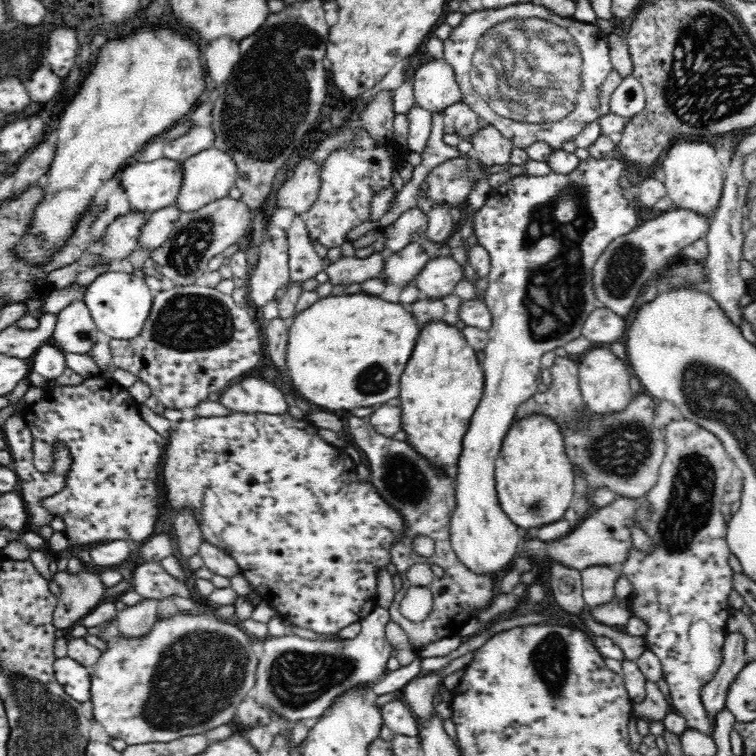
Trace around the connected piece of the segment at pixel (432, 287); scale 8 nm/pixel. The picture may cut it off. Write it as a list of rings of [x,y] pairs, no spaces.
[[[450,255],[431,258],[415,276],[420,297],[432,299],[452,293],[463,279],[464,266]]]

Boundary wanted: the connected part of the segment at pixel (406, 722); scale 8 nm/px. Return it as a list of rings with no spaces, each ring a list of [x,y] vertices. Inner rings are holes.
[[[394,699],[380,706],[380,709],[382,709],[382,717],[384,717],[384,724],[388,730],[393,730],[398,735],[419,738],[419,719],[404,702]]]

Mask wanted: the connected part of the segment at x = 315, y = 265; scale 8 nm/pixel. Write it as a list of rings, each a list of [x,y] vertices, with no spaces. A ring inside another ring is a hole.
[[[296,215],[296,218],[291,223],[291,226],[286,230],[289,244],[289,281],[276,294],[273,300],[280,303],[282,298],[286,296],[288,288],[292,284],[300,284],[308,278],[314,278],[318,272],[325,271],[332,260],[329,257],[322,257],[312,245],[310,235],[306,229],[306,224],[301,215]]]

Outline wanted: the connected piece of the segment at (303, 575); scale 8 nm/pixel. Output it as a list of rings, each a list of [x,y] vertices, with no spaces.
[[[236,412],[227,417],[199,417],[194,420],[183,420],[174,425],[172,434],[168,436],[169,445],[165,447],[163,467],[161,468],[161,486],[168,490],[166,497],[177,512],[183,506],[192,507],[201,522],[204,540],[224,548],[240,565],[240,573],[254,587],[260,599],[268,602],[278,614],[290,619],[296,626],[311,630],[317,634],[339,633],[345,626],[360,622],[372,612],[377,605],[378,567],[391,562],[390,548],[392,542],[398,540],[402,527],[402,519],[396,511],[384,502],[370,482],[360,484],[357,479],[357,465],[350,456],[338,447],[322,440],[317,433],[316,425],[306,421],[295,421],[289,414],[272,416],[271,414],[246,414]]]

